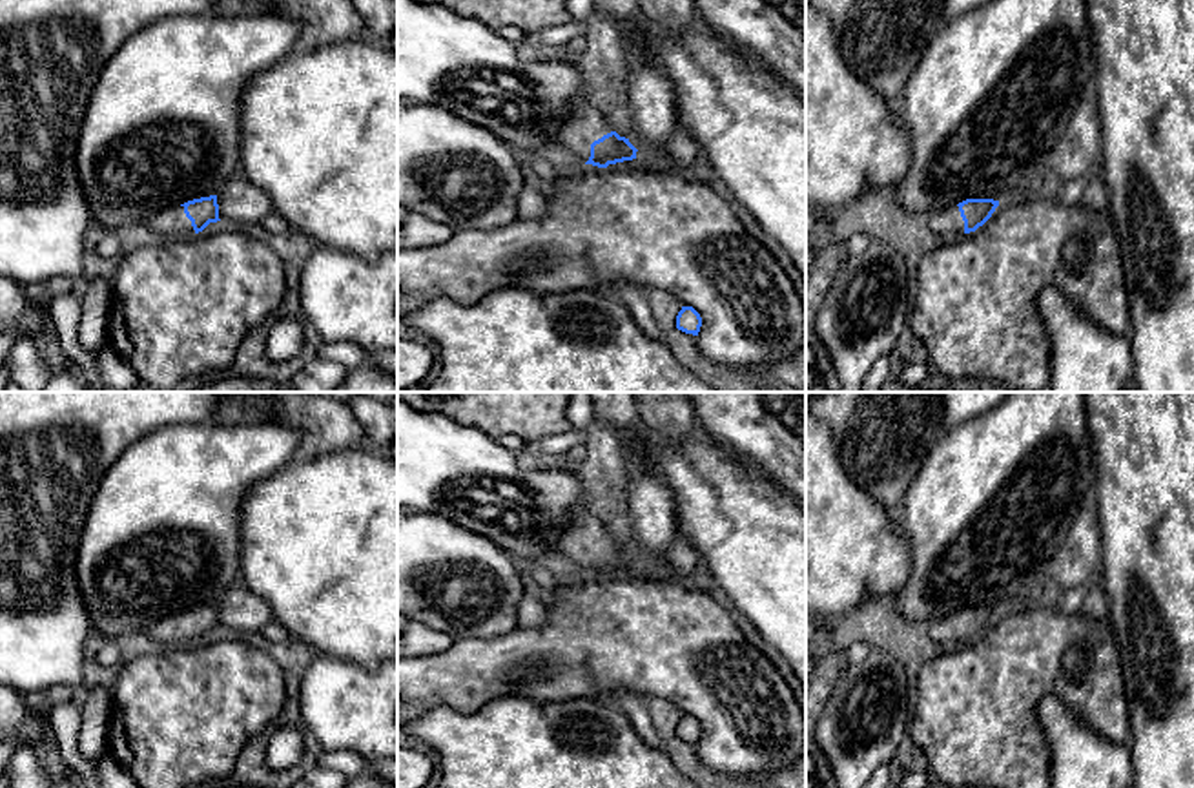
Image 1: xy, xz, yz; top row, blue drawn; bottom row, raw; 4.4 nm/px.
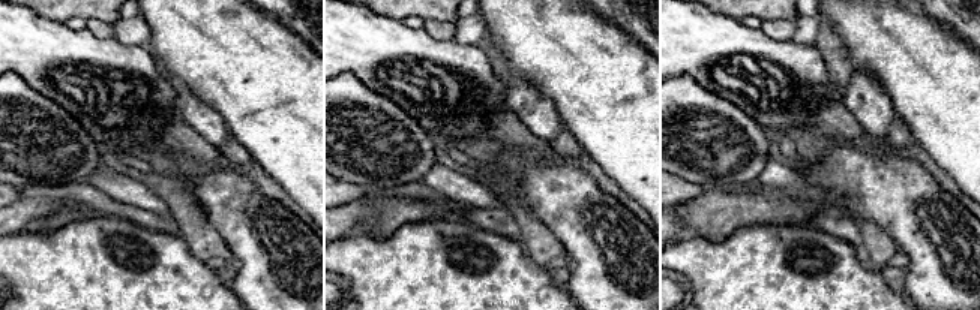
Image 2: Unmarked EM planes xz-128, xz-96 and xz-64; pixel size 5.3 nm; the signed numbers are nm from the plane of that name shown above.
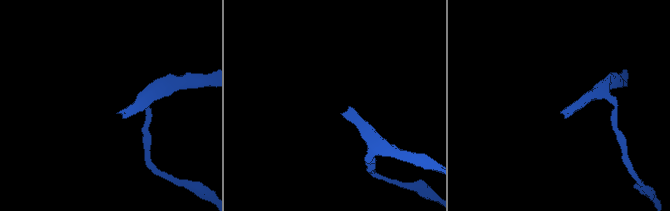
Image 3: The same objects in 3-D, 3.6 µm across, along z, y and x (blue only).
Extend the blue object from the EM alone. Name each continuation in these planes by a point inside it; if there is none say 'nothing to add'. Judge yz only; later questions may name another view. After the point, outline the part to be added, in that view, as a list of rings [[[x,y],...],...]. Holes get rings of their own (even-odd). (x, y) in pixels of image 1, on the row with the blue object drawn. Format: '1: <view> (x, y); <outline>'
1: yz (948, 225); [[[950,206],[942,212],[935,212],[930,217],[930,228],[942,241],[955,241],[964,235],[964,221],[961,217],[959,206]]]

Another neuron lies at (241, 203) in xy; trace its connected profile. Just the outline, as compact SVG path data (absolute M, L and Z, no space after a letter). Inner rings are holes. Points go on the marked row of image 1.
M237 171L217 192L219 219L228 226L261 226L273 210L270 195Z

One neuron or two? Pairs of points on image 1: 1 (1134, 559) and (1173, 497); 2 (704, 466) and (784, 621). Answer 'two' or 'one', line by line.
1: one
2: one

